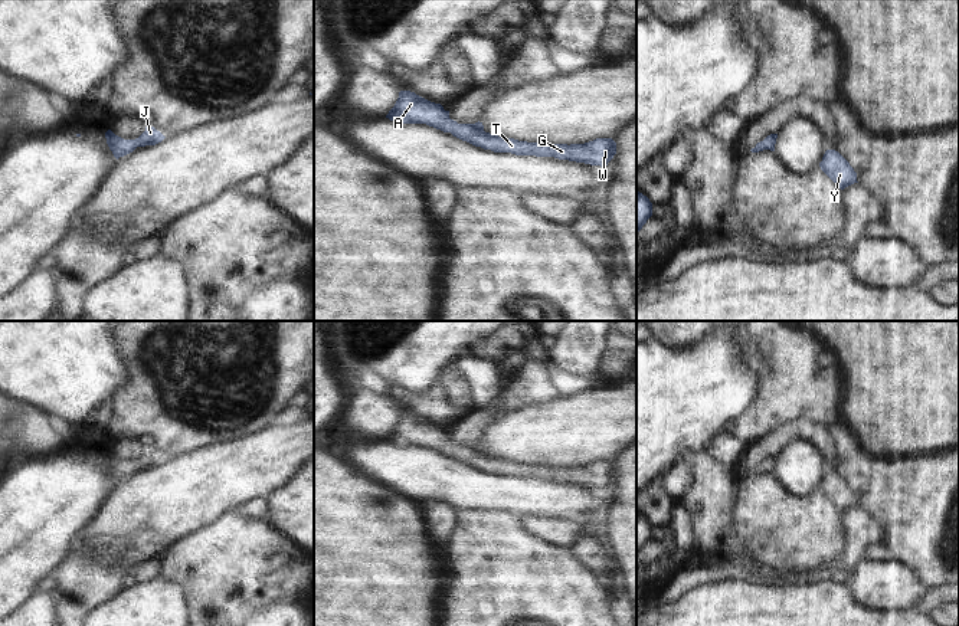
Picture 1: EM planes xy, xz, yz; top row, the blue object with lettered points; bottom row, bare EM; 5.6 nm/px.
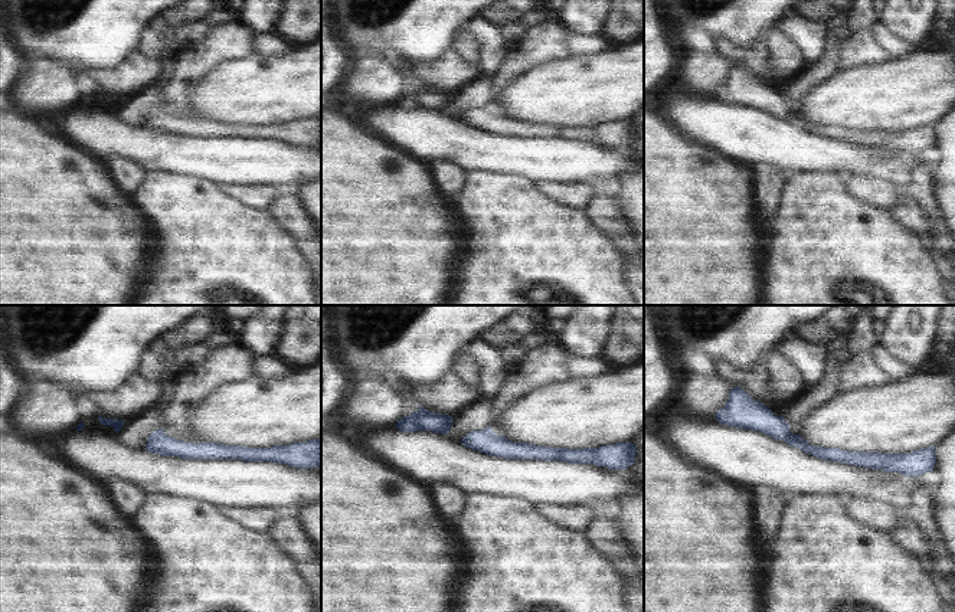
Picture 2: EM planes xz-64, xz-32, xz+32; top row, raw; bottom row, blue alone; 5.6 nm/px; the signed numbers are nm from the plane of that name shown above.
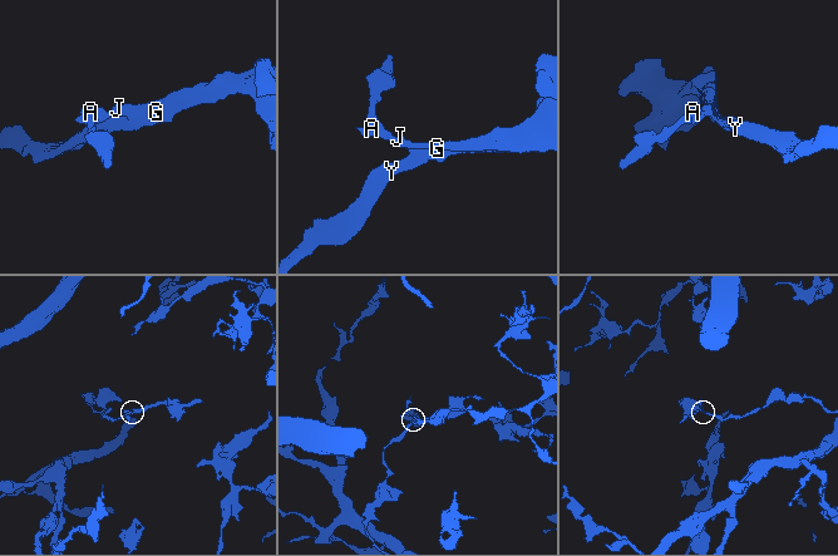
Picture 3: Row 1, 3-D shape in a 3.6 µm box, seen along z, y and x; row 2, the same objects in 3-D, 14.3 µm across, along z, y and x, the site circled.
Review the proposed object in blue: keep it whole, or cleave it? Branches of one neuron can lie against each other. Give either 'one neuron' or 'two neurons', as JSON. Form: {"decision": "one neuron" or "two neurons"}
{"decision": "one neuron"}

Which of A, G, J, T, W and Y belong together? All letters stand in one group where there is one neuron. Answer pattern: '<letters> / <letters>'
A G J T W Y

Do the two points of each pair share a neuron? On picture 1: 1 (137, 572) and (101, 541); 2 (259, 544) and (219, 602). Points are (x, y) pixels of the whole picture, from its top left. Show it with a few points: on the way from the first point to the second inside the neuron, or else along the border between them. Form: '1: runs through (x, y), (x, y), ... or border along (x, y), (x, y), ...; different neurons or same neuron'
1: border along (160, 556), (153, 556), (130, 570); different neurons
2: runs through (245, 559), (226, 577), (223, 587); same neuron

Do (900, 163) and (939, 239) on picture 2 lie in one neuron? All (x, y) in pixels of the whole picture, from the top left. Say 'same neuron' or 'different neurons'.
different neurons

